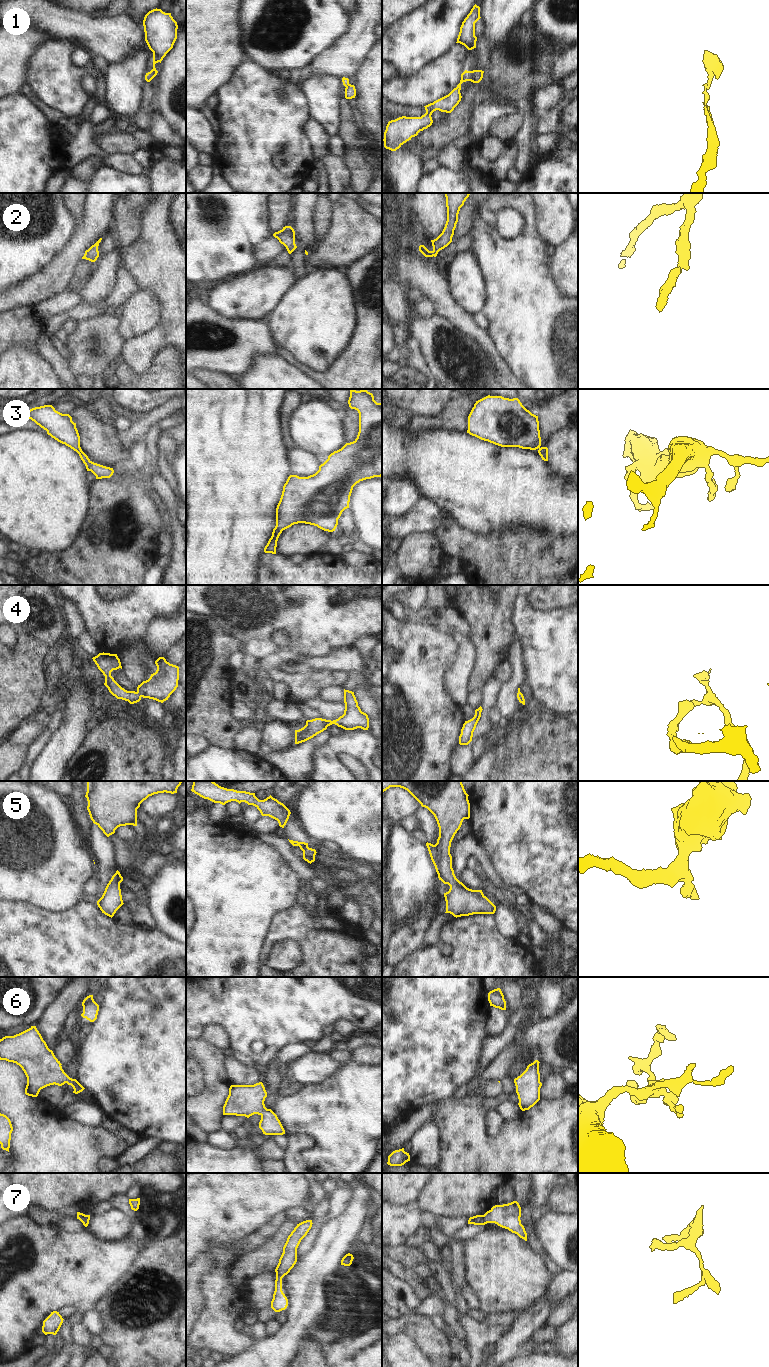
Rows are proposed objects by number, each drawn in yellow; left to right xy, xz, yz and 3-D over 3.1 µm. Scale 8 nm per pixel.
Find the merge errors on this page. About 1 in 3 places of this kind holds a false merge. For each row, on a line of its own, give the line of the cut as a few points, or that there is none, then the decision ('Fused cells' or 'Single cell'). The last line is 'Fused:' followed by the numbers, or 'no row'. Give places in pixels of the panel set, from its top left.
1: Split along yz (469, 71), (472, 74), (471, 81). Fused cells
2: No split. Single cell
3: No split. Single cell
4: No split. Single cell
5: No split. Single cell
6: No split. Single cell
7: No split. Single cell
Fused: 1

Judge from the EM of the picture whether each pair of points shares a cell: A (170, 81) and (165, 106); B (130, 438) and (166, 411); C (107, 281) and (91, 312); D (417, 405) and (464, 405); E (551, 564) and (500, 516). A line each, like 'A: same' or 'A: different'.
A: same
B: same
C: different
D: different
E: different

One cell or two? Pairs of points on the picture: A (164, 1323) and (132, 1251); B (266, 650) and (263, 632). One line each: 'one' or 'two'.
A: two
B: two

